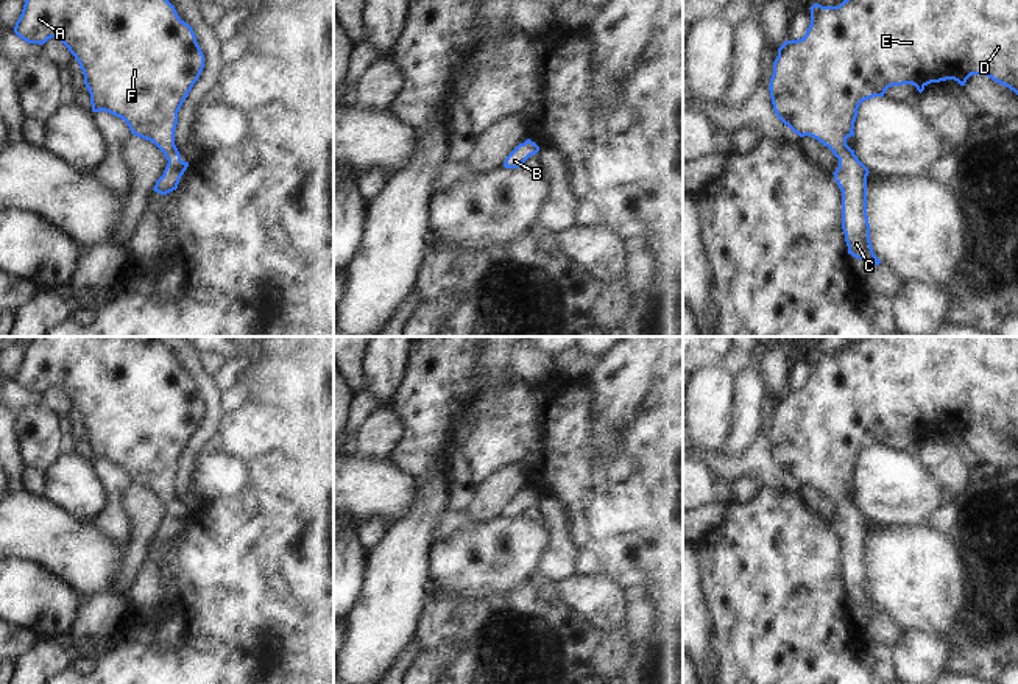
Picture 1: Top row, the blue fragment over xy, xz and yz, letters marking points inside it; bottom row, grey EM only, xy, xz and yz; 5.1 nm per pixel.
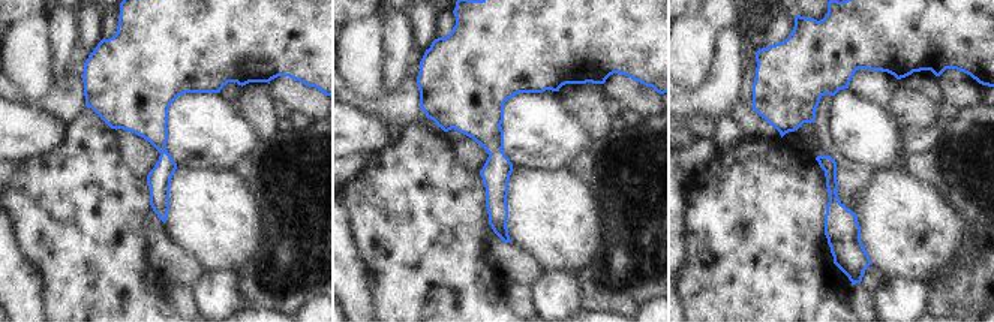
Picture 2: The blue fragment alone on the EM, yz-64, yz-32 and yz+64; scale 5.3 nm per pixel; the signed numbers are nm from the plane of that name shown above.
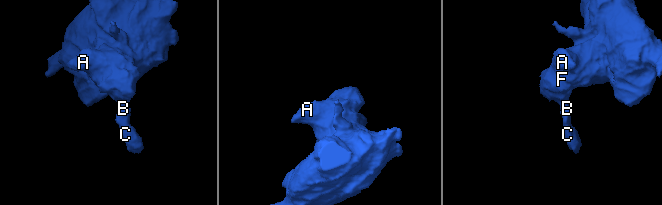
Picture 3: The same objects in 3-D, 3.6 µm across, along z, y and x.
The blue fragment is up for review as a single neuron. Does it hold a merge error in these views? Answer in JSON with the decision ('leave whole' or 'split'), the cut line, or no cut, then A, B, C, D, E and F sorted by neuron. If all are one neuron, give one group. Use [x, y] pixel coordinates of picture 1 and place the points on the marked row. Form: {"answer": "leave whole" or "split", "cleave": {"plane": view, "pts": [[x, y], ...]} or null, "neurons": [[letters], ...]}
{"answer": "leave whole", "cleave": null, "neurons": [["A", "B", "C", "D", "E", "F"]]}

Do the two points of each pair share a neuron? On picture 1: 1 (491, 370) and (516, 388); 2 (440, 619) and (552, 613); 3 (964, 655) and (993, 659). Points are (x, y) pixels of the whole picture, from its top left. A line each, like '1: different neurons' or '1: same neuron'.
1: different neurons
2: same neuron
3: same neuron

